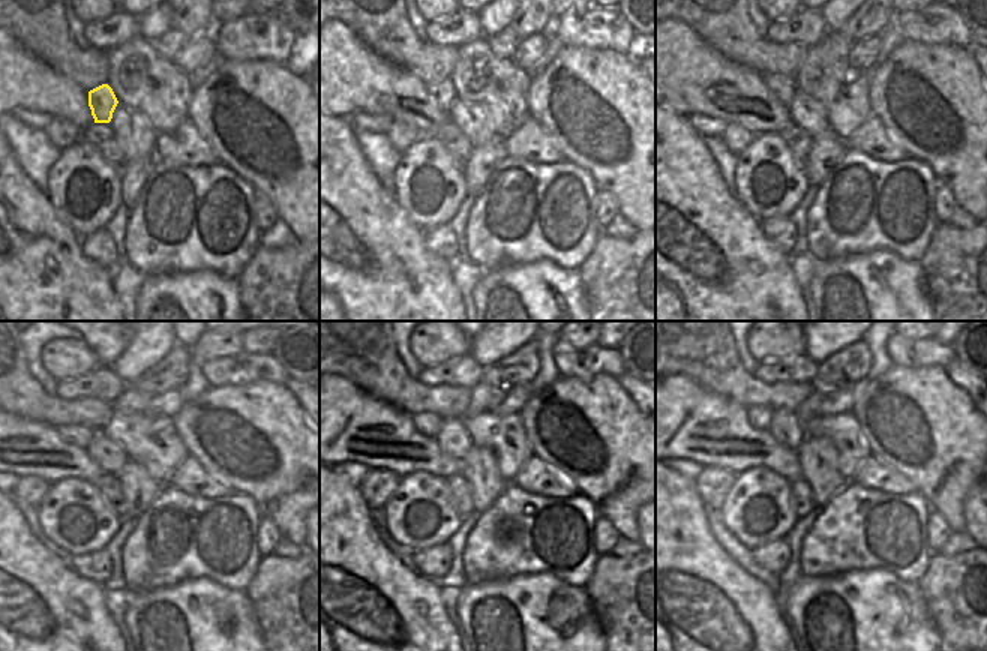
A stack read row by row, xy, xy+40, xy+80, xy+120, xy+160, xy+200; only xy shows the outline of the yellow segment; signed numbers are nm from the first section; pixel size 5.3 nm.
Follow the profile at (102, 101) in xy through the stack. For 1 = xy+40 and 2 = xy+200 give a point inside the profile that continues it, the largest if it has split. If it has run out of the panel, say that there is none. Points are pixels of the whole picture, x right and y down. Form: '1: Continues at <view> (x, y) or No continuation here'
1: Continues at xy+40 (443, 93)
2: Continues at xy+200 (773, 404).

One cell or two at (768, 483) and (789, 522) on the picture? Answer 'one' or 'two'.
one

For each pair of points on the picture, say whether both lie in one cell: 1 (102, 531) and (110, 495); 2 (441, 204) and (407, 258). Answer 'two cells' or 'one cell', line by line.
1: one cell
2: two cells

